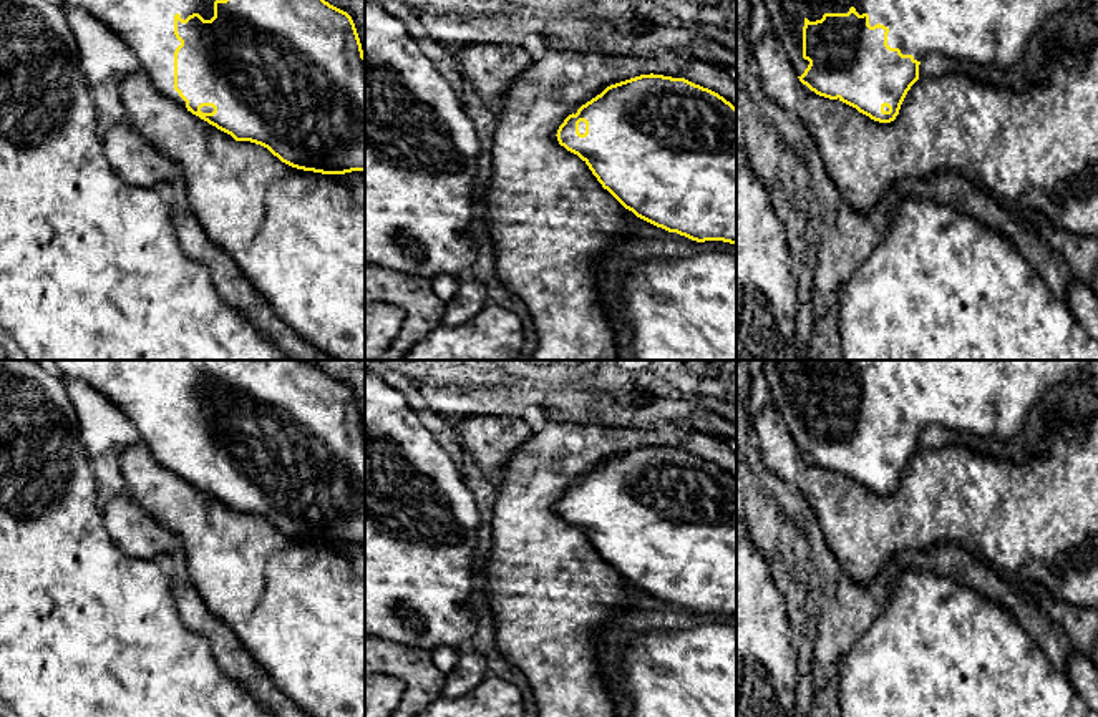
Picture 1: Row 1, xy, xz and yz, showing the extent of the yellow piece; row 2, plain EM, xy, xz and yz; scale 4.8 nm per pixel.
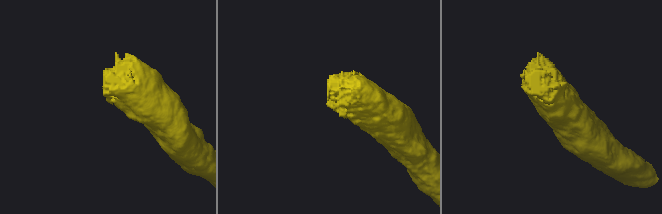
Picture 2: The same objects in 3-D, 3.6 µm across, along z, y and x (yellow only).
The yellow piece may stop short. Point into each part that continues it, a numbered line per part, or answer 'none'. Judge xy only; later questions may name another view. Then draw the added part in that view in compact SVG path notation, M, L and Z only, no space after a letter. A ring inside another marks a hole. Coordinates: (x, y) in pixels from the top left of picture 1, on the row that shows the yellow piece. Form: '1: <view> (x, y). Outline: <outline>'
1: xy (146, 27). Outline: M60 0L80 7L106 23L136 55L156 88L181 106L186 101L174 90L174 51L181 41L174 35L174 15L186 20L199 13L214 17L216 0Z

